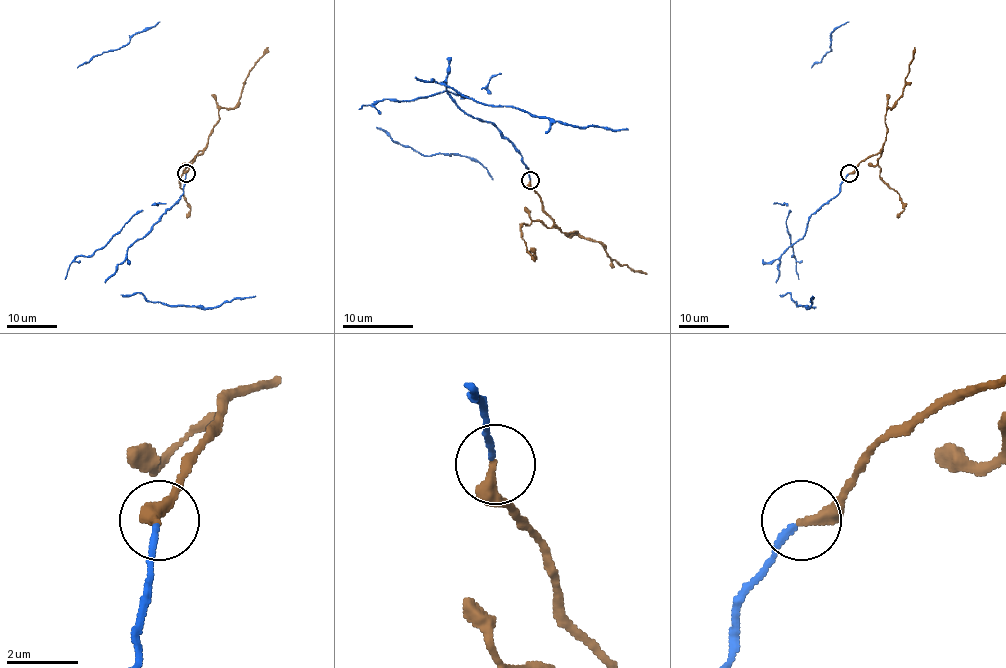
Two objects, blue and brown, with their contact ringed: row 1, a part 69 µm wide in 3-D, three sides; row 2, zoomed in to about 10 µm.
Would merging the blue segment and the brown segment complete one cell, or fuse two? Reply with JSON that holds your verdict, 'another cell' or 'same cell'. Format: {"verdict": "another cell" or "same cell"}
{"verdict": "same cell"}

